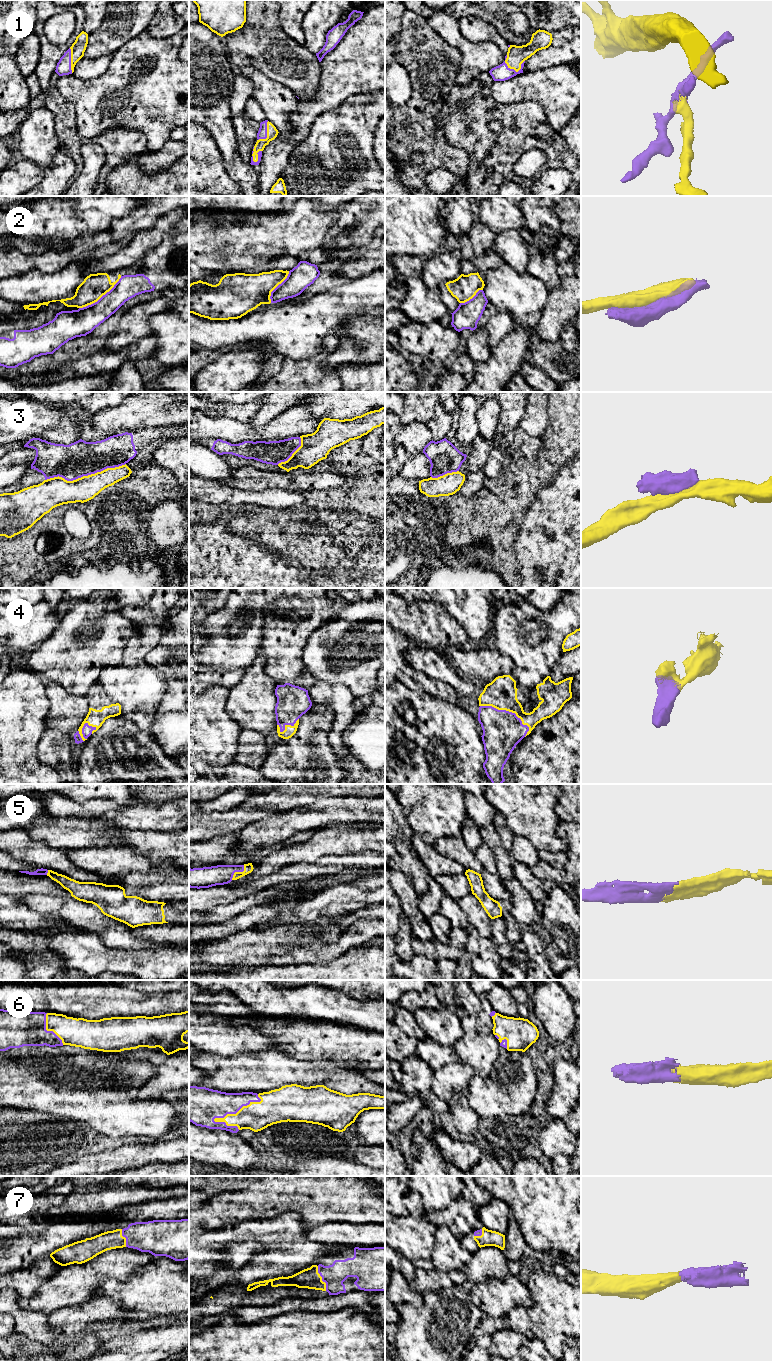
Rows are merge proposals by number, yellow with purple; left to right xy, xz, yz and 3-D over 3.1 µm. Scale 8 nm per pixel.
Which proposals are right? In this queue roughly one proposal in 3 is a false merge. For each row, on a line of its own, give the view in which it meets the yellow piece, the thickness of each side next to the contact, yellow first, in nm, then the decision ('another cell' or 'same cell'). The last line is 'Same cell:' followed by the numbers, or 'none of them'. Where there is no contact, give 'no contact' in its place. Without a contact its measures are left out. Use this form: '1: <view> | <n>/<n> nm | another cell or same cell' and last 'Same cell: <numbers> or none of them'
1: yz | 160/130 nm | same cell
2: xy | 200/220 nm | another cell
3: xy | 220/280 nm | another cell
4: yz | 240/320 nm | same cell
5: xz | 80/160 nm | same cell
6: xz | 240/240 nm | same cell
7: xz | 160/180 nm | same cell
Same cell: 1, 4, 5, 6, 7

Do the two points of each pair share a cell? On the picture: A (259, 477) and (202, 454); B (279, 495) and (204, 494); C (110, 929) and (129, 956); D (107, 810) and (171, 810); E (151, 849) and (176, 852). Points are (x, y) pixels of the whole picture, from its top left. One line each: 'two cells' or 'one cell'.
A: two cells
B: one cell
C: two cells
D: one cell
E: one cell

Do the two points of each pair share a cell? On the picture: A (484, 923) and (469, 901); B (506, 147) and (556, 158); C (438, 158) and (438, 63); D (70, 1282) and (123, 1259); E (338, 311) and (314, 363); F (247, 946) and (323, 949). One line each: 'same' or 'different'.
A: same
B: same
C: same
D: same
E: different
F: same

